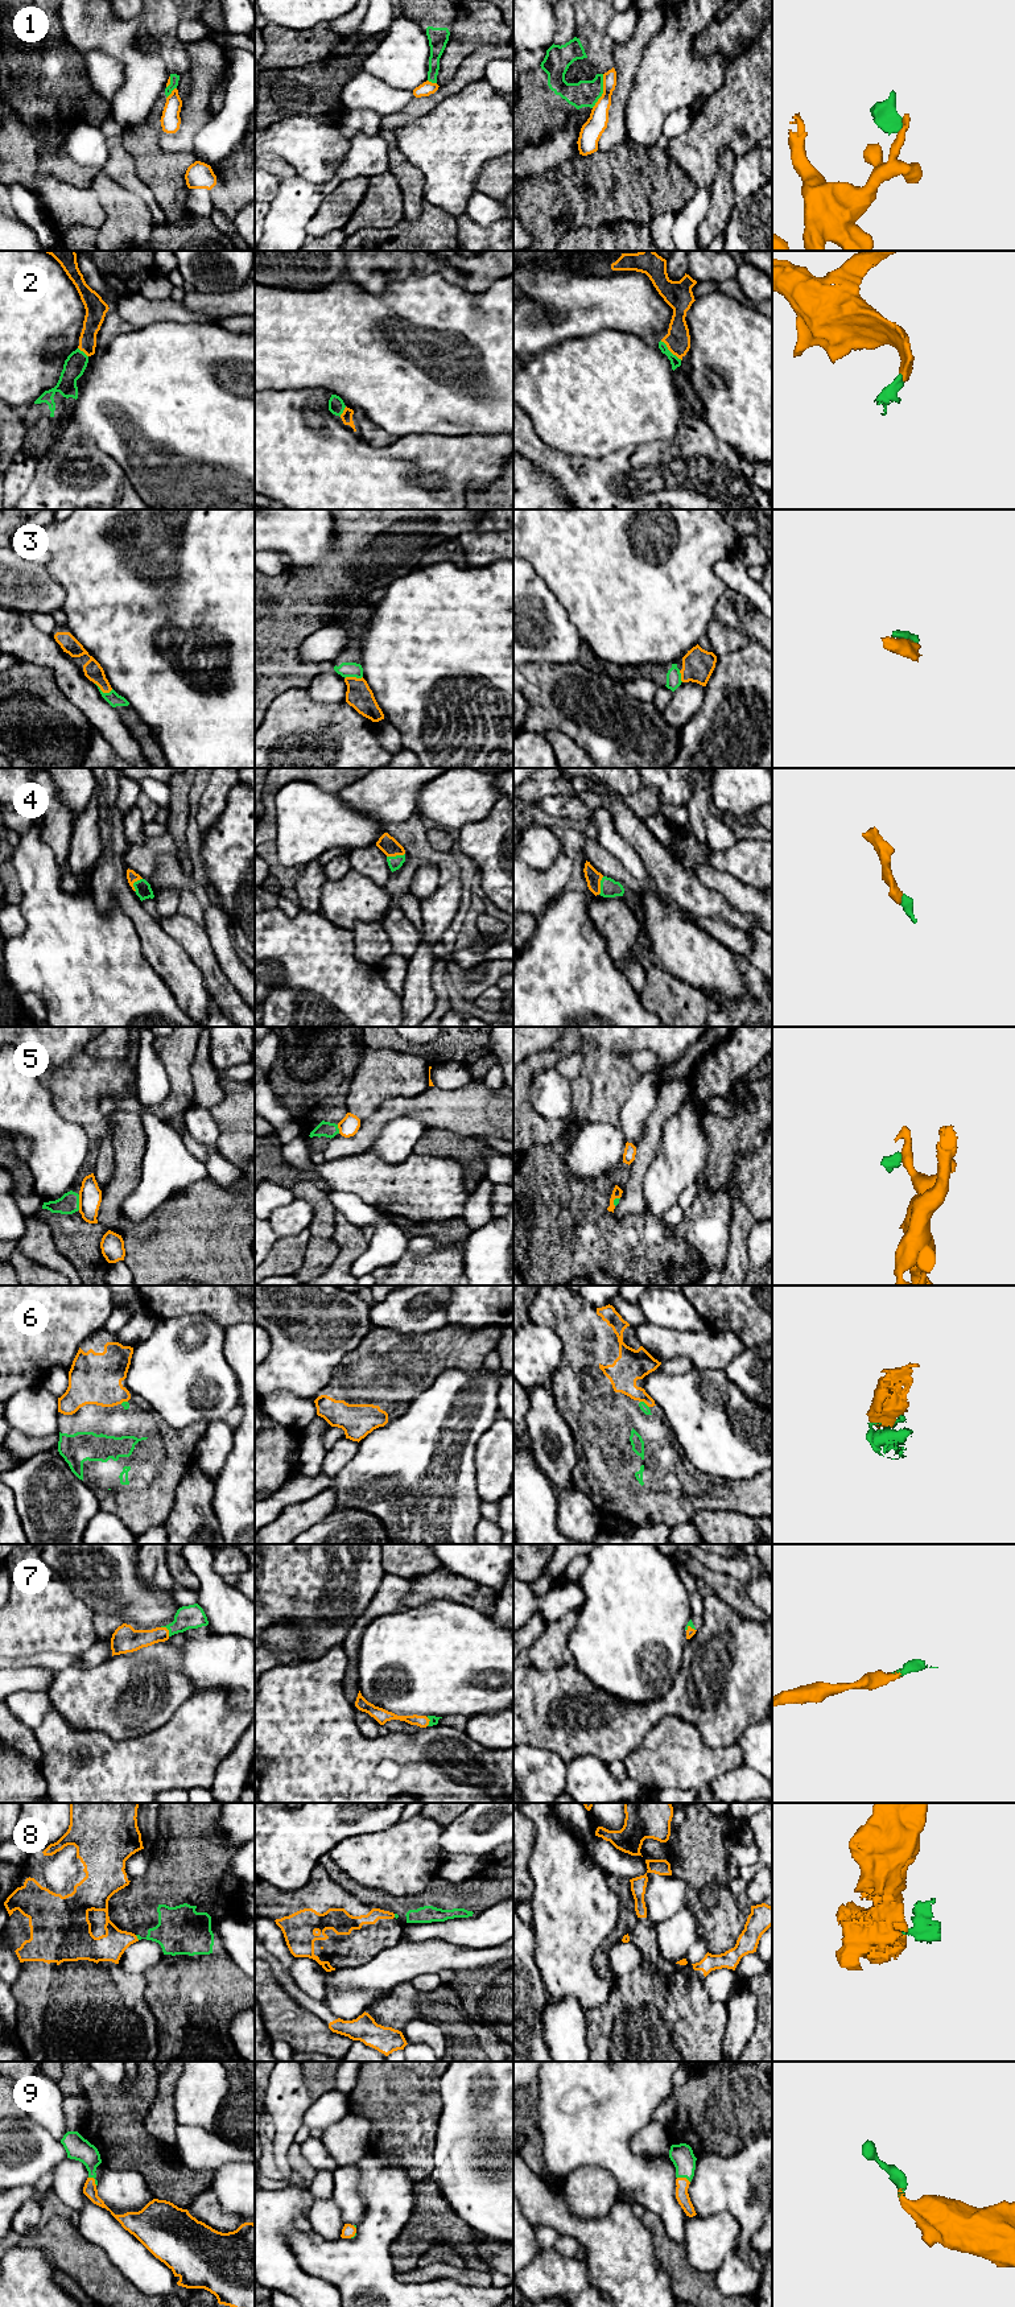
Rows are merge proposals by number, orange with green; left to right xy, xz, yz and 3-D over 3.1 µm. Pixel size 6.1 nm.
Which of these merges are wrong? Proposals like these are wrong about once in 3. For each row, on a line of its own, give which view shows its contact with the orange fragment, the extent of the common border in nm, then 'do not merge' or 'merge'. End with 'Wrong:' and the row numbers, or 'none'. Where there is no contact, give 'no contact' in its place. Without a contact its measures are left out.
1: meets orange in yz; contact 220 nm long; do not merge
2: meets orange in yz; contact 180 nm long; merge
3: meets orange in xy; contact 120 nm long; merge
4: meets orange in xz; contact 110 nm long; merge
5: meets orange in xy; contact 100 nm long; do not merge
6: meets orange in yz; contact 70 nm long; merge
7: meets orange in xy; contact 80 nm long; merge
8: meets orange in xy; contact 40 nm long; do not merge
9: meets orange in yz; contact 90 nm long; merge
Wrong: 1, 5, 8

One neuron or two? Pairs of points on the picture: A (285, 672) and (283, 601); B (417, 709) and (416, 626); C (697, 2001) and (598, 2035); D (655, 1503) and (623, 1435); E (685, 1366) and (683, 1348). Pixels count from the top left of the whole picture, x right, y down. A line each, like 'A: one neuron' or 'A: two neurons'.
A: one neuron
B: one neuron
C: one neuron
D: one neuron
E: two neurons

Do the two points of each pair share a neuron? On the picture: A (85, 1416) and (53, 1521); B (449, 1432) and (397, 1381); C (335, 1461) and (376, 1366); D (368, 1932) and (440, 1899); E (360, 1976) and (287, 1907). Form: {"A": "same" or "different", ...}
{"A": "different", "B": "different", "C": "different", "D": "different", "E": "different"}

